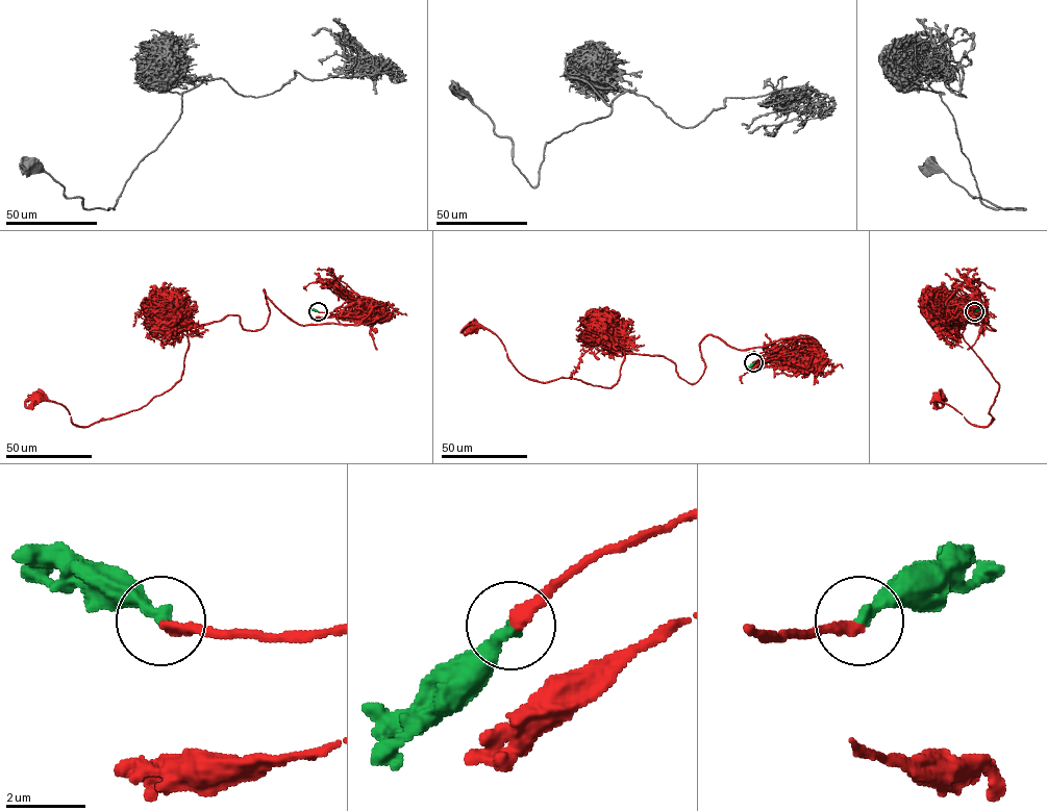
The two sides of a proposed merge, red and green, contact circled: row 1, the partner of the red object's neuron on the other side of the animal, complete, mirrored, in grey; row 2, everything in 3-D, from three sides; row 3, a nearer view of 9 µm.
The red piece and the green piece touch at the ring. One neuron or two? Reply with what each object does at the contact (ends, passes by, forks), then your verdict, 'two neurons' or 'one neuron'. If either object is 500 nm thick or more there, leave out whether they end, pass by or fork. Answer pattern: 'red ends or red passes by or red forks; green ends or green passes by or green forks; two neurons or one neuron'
red ends; green ends; one neuron

